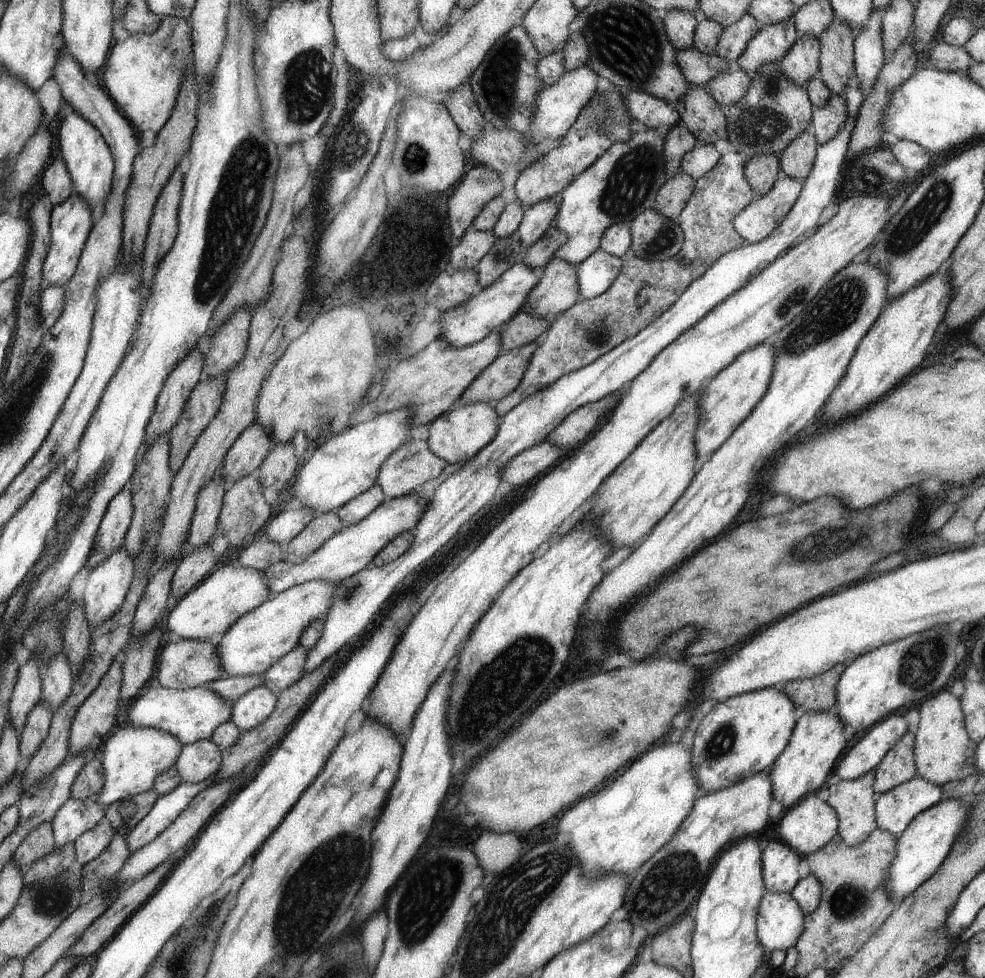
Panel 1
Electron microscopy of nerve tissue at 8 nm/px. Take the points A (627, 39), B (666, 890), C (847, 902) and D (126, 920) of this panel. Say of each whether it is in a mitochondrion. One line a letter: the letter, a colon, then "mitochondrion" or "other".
A: mitochondrion
B: mitochondrion
C: mitochondrion
D: other

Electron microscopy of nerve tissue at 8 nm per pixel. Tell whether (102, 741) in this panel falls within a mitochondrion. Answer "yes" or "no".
no

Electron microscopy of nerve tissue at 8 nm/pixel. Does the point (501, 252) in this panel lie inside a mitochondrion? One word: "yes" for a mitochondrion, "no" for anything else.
yes

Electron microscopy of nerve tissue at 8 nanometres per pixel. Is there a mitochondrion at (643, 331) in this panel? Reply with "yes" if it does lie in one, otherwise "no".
no

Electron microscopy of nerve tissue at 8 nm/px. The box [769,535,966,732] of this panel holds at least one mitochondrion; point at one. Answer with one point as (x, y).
(921, 662)

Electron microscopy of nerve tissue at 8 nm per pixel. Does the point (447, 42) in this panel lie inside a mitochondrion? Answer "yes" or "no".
no

